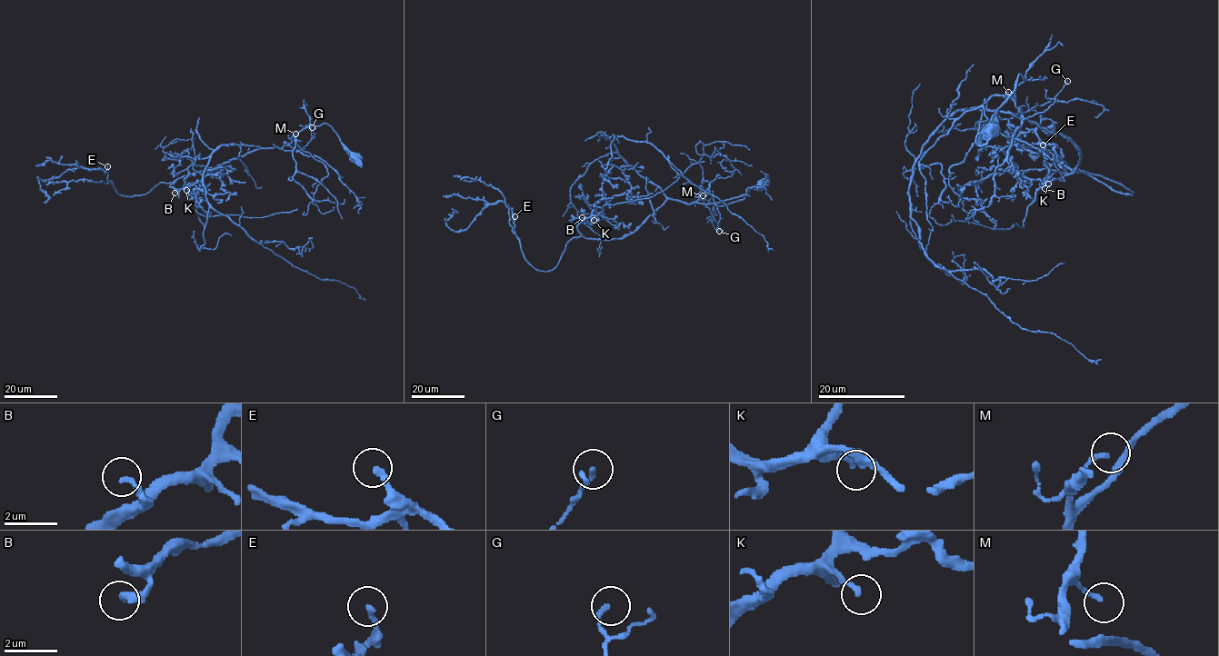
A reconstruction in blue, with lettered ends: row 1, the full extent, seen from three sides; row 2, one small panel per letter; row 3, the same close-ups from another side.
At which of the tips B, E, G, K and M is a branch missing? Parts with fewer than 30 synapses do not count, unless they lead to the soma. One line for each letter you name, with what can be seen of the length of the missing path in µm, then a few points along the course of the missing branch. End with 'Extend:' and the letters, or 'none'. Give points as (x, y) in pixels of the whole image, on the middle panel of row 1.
Extend: none

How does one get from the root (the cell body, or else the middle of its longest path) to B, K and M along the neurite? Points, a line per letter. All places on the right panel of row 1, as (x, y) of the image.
B: (994, 127), (1024, 76), (1014, 114), (1081, 154), (1044, 188)
K: (994, 127), (1024, 76), (1014, 114), (1081, 154), (1048, 183)
M: (994, 127), (993, 115), (1014, 89), (1018, 75), (1024, 76), (1015, 89), (1015, 99), (1005, 96), (1008, 92)

